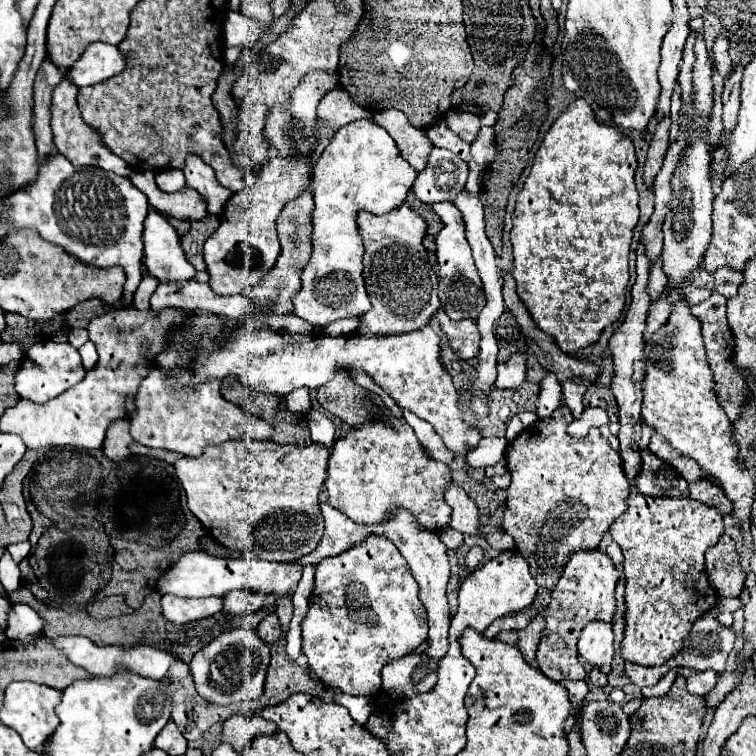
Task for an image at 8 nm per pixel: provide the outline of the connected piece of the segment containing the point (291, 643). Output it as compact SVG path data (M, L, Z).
M293 620L287 632L287 654L291 654L293 660L301 656L301 624L295 624Z

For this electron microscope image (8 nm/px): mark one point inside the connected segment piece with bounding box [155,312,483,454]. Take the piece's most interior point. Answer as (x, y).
(408, 367)

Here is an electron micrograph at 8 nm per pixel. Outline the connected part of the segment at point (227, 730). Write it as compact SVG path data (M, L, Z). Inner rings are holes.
M241 714L231 716L229 720L223 722L219 738L223 744L229 744L237 752L243 752L257 734L273 734L273 732L277 732L277 726L273 726L273 722L257 714Z

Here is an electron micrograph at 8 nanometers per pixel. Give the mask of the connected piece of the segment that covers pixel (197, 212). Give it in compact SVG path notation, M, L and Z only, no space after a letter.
M133 172L131 182L149 198L149 204L163 212L165 216L185 218L185 220L199 220L207 214L205 202L201 202L201 194L197 190L189 190L183 186L177 192L163 192L153 178L153 172Z

